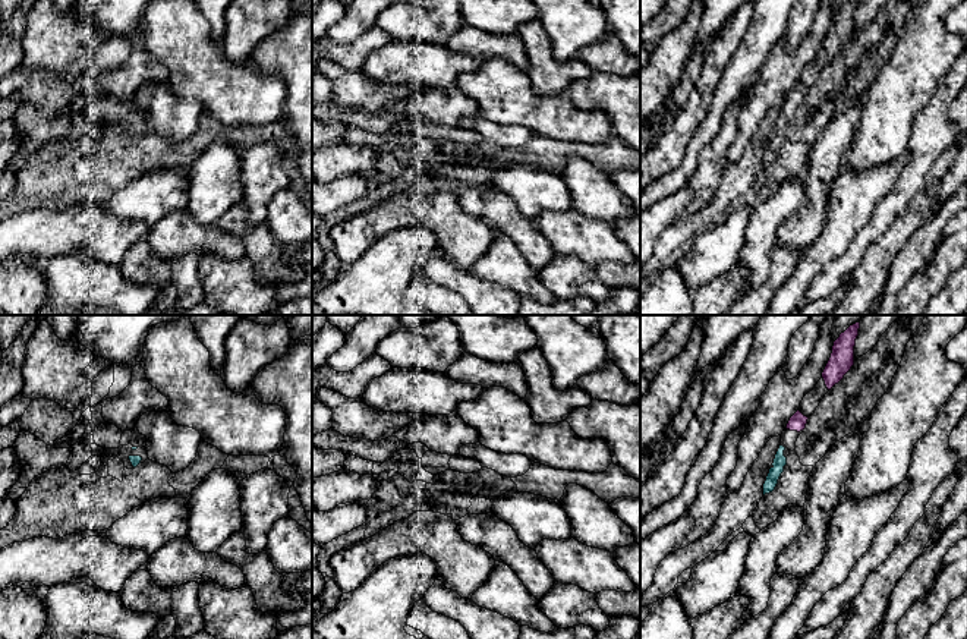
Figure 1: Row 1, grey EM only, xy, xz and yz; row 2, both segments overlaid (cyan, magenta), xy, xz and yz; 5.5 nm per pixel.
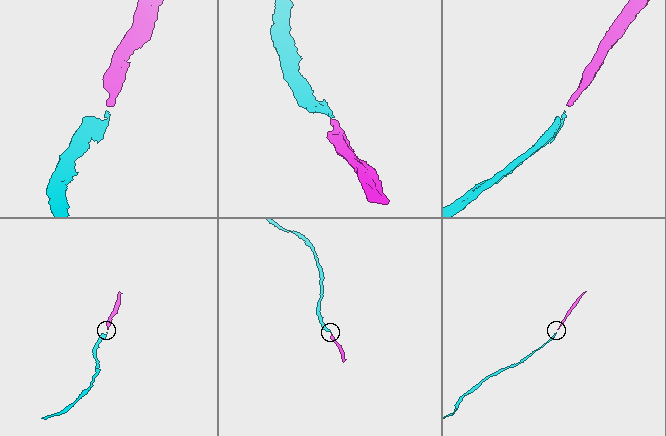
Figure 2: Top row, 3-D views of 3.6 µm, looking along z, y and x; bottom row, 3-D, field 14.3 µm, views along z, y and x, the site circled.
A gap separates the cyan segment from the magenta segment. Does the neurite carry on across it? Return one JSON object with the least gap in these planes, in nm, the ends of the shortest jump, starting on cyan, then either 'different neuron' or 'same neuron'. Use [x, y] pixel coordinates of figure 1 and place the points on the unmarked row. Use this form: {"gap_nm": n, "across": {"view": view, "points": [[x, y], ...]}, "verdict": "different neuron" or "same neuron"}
{"gap_nm": 100, "across": {"view": "yz", "points": [[783, 117], [790, 101]]}, "verdict": "same neuron"}

